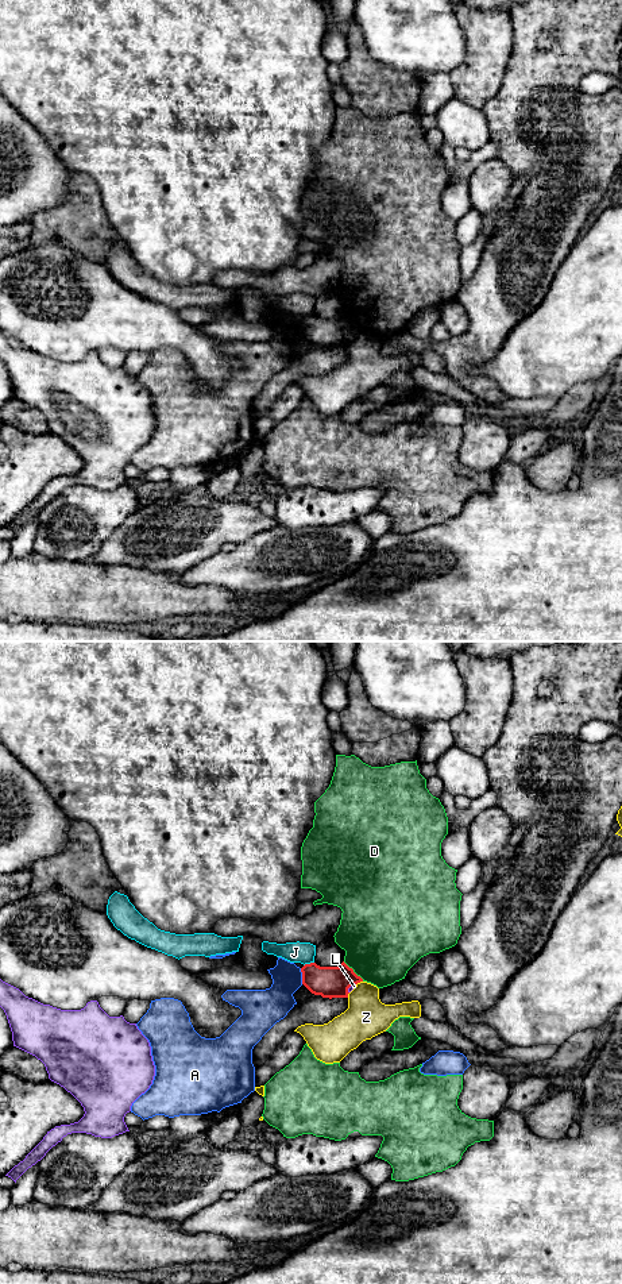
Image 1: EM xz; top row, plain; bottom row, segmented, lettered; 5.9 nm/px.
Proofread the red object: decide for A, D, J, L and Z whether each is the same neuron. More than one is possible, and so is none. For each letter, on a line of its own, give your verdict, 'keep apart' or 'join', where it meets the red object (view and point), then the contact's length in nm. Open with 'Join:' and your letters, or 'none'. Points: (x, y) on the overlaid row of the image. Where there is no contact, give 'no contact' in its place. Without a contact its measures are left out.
Join: none
A: keep apart; contact xz (302, 976); length 100 nm
D: keep apart; contact xz (352, 971); length 170 nm
J: keep apart; contact xz (308, 964); length 70 nm
L: keep apart; contact xz (350, 986); length 80 nm
Z: keep apart; contact xz (359, 982); length 50 nm

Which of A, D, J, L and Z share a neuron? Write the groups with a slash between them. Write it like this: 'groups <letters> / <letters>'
groups A / D / J / L / Z

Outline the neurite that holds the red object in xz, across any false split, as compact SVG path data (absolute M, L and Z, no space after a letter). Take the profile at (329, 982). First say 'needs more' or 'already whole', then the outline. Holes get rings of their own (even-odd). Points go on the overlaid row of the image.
already whole; M344 961L339 967L320 967L316 963L301 968L302 984L322 998L348 998L348 988L363 982Z

